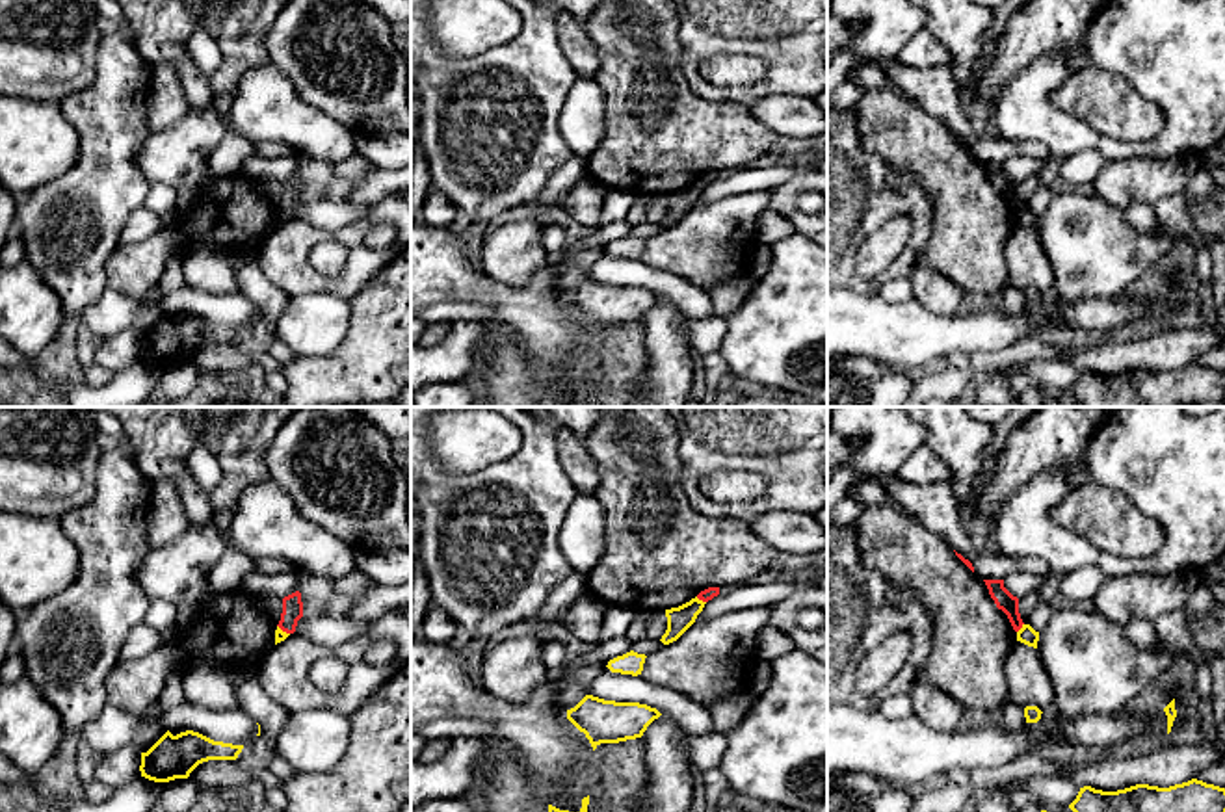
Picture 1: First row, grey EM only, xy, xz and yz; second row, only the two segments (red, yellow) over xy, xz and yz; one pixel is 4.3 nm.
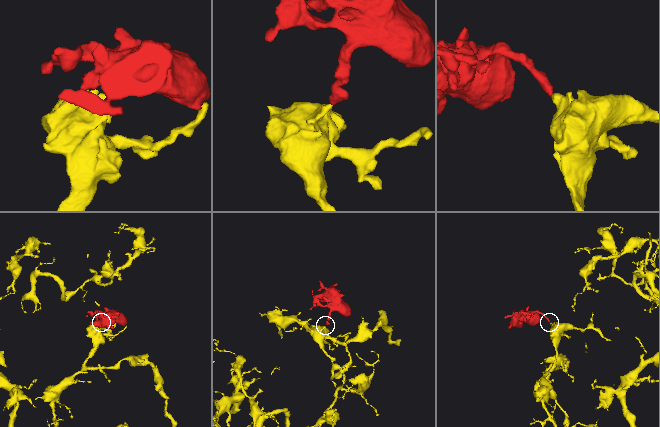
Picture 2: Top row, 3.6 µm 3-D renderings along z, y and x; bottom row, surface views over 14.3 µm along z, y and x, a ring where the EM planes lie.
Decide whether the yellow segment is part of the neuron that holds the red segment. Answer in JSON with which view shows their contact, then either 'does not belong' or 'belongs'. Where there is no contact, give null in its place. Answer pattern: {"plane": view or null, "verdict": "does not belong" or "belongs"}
{"plane": "xz", "verdict": "does not belong"}

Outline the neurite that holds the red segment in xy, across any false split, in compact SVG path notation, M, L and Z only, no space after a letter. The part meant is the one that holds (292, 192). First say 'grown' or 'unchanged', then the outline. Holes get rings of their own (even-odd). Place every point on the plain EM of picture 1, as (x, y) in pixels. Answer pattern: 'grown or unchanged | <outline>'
unchanged | M296 175L296 177L283 182L283 197L281 197L281 204L277 210L286 217L294 217L297 204L301 201L303 201L301 177Z

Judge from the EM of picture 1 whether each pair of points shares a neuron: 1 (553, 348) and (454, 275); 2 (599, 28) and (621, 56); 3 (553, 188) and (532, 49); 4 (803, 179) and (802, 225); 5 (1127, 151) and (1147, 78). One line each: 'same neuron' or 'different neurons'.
1: same neuron
2: same neuron
3: different neurons
4: same neuron
5: same neuron

